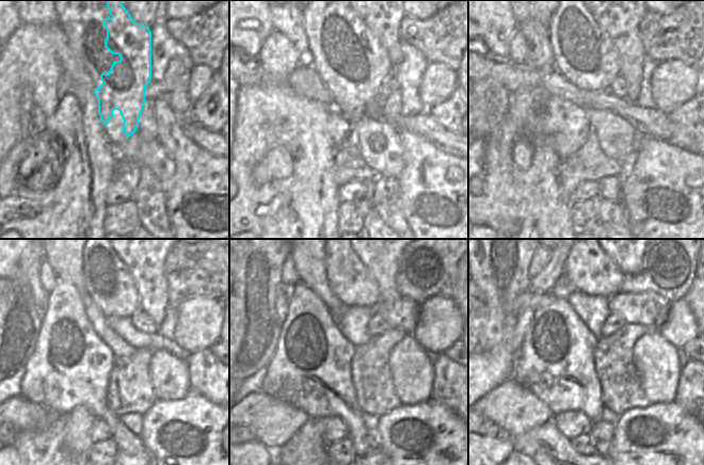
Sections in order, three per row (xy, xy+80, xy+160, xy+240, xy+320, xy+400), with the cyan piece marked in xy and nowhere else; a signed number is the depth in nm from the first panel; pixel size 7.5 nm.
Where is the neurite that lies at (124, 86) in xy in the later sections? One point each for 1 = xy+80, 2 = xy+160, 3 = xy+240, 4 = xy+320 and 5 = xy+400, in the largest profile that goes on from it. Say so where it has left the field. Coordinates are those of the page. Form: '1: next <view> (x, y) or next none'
1: next xy+80 (358, 90)
2: next xy+160 (606, 65)
3: next xy+240 (115, 281)
4: next xy+320 (360, 285)
5: next xy+400 (579, 270)

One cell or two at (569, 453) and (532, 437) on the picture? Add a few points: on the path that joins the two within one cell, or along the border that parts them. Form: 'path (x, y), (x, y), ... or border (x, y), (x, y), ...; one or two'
path (560, 449), (548, 439), (541, 439); one

